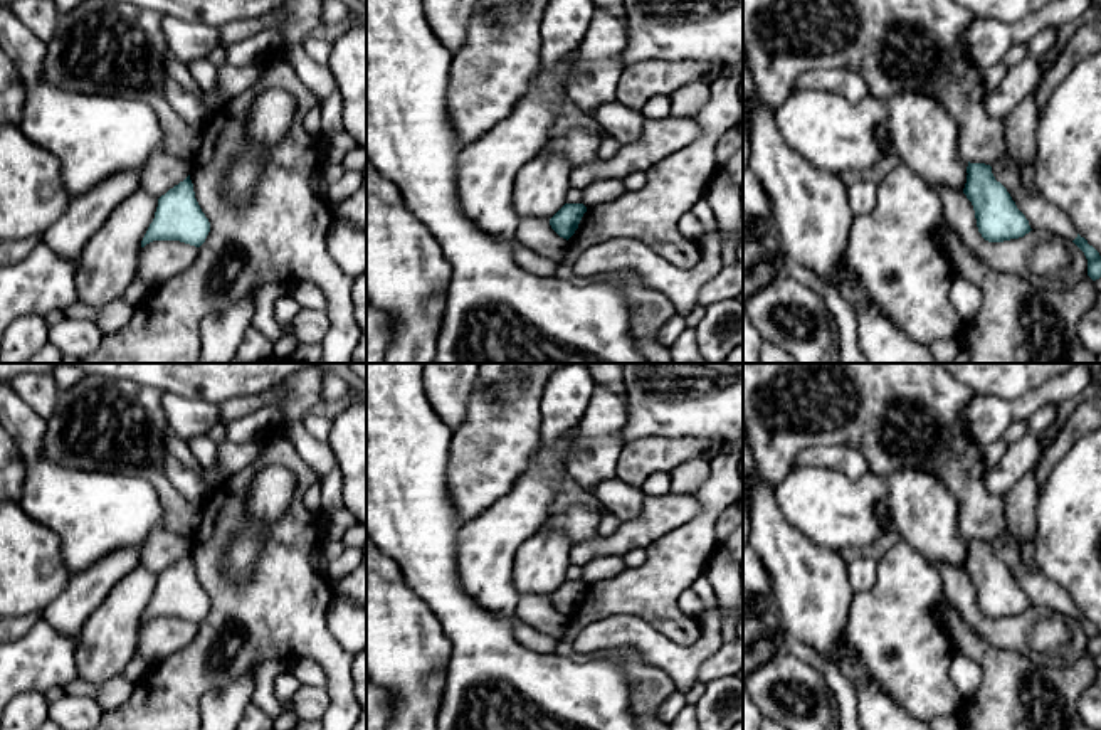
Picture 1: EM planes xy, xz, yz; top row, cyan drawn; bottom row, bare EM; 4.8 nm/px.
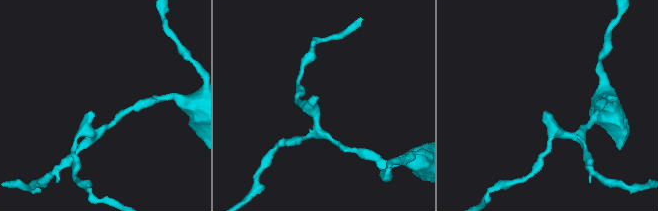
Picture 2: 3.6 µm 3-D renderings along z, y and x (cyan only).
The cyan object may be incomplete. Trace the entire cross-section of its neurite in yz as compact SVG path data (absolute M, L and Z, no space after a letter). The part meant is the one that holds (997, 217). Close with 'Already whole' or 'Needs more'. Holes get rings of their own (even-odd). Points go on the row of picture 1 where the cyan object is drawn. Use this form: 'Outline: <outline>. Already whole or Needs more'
Outline: M968 161L967 173L963 193L973 205L977 227L985 241L1004 242L1032 230L1007 188L995 180L990 165Z. Already whole

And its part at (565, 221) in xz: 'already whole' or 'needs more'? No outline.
already whole

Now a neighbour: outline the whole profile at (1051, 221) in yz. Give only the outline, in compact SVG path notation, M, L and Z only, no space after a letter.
M1004 156L992 165L992 173L1000 182L1017 209L1029 220L1030 229L1040 230L1046 235L1057 235L1064 241L1074 241L1077 232L1067 215L1057 207L1047 204L1040 195L1029 195L1020 192L1019 170L1012 158Z

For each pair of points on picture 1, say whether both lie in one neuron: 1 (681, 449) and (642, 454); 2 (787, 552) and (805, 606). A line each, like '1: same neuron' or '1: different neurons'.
1: same neuron
2: same neuron

